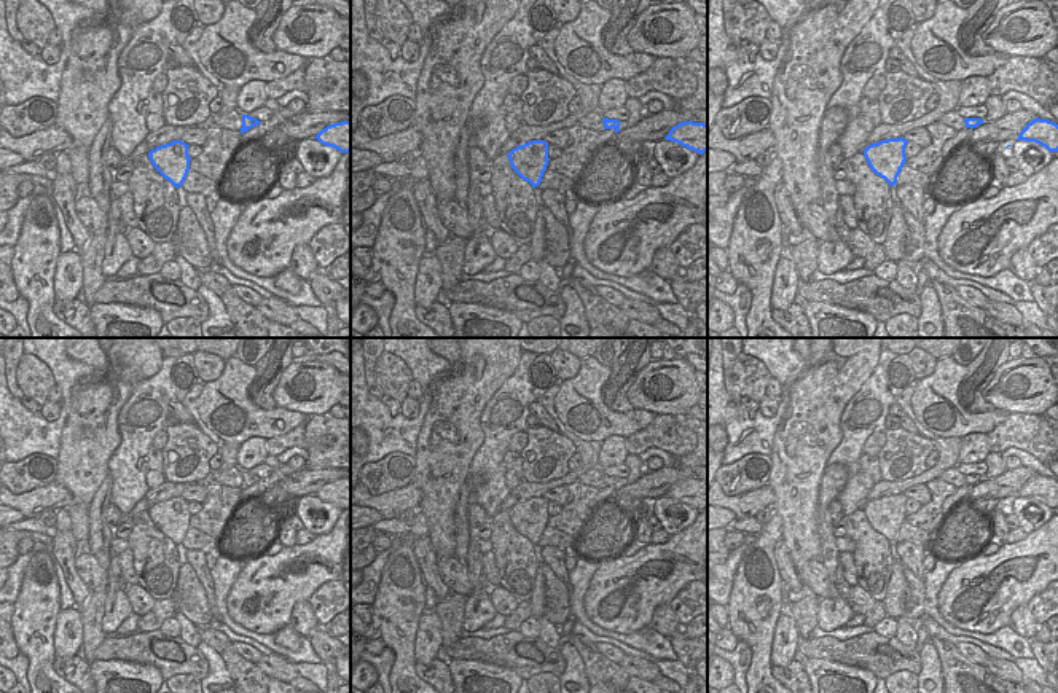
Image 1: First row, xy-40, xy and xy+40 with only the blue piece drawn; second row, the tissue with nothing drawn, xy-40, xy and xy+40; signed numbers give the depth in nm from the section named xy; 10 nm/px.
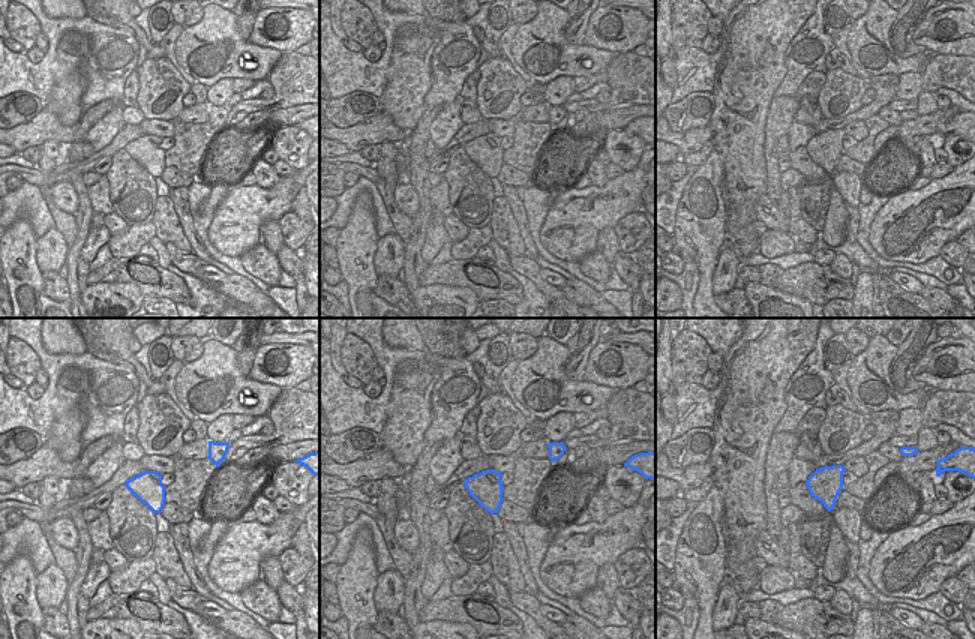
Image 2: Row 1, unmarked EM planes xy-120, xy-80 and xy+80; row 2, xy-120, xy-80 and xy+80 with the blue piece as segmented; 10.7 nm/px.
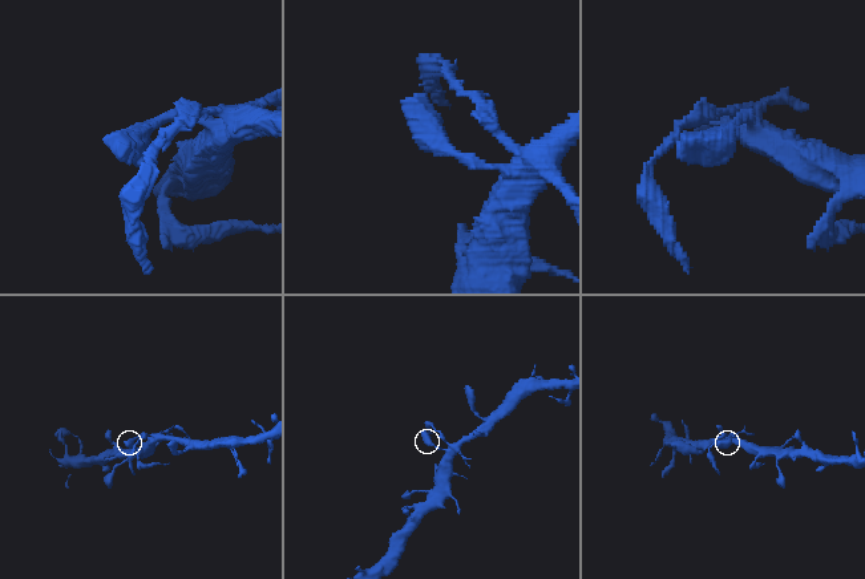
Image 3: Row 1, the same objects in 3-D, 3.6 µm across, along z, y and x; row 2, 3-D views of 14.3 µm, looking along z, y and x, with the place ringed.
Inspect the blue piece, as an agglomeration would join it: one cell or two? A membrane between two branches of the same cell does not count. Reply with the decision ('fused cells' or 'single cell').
fused cells

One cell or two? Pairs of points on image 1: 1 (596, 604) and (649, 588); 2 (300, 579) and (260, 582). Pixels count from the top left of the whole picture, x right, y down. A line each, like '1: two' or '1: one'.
1: one
2: one

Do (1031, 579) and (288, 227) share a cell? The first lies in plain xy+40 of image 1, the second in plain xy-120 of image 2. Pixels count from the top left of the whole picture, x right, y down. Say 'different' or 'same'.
different

